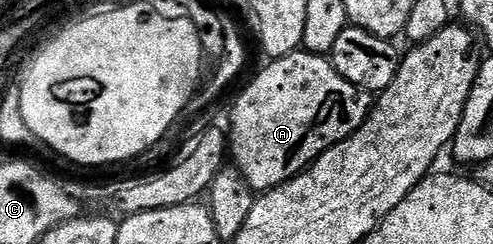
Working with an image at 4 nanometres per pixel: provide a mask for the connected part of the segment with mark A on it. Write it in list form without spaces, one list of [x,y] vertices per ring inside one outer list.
[[[300,49],[280,59],[271,59],[268,64],[268,67],[256,73],[255,80],[236,97],[231,107],[231,131],[229,127],[230,162],[235,162],[234,170],[256,193],[280,187],[294,175],[307,170],[333,145],[345,141],[345,137],[361,129],[373,106],[372,92],[362,91],[357,85],[345,81],[330,58]]]

